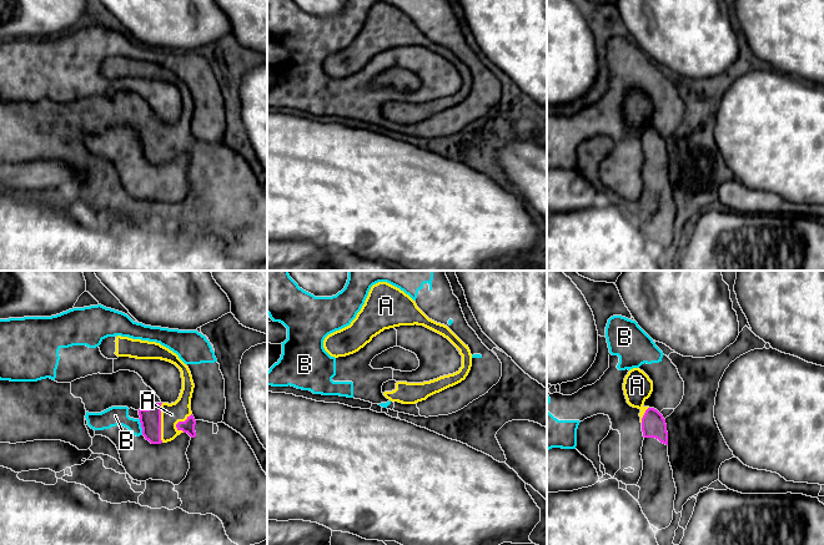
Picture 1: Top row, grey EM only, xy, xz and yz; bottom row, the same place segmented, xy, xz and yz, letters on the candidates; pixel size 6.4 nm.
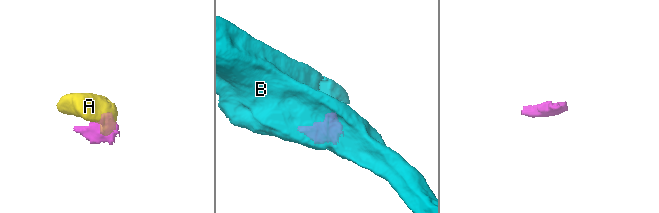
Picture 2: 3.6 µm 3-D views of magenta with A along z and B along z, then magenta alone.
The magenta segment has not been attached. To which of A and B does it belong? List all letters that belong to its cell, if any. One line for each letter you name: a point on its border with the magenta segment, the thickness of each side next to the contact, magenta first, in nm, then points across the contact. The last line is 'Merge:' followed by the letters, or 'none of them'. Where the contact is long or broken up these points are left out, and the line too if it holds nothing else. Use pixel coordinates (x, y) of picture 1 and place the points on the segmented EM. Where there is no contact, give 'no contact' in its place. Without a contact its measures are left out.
A: xy (160, 423) | 140/140 nm | across xy (150, 419), (160, 423), (171, 414)
Merge: A

